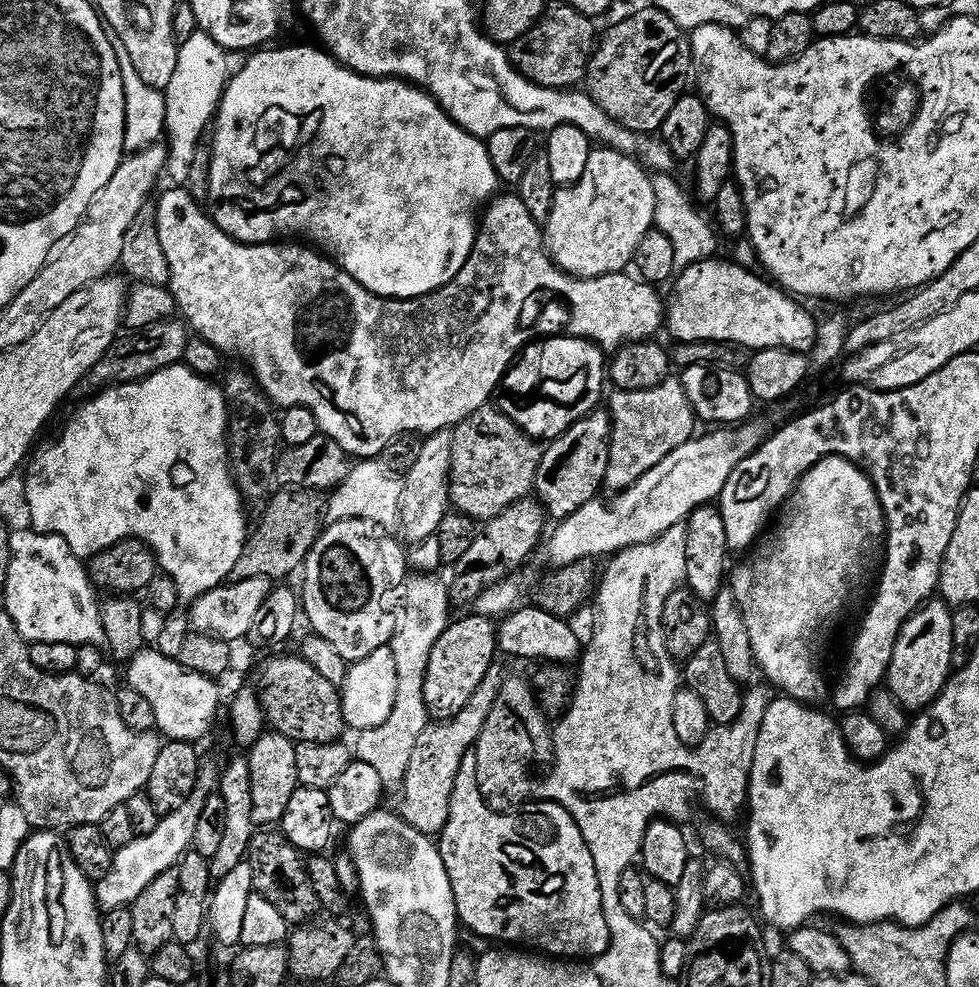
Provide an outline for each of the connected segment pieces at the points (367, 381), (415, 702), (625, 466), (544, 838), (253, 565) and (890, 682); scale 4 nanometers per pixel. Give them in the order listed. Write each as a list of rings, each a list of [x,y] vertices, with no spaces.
[[[172,186],[169,189],[161,198],[160,205],[155,206],[154,213],[158,237],[161,238],[162,250],[165,251],[169,263],[172,296],[176,299],[179,315],[186,321],[187,327],[195,335],[210,342],[210,346],[217,348],[225,357],[241,356],[249,364],[247,367],[254,373],[257,384],[273,405],[284,410],[305,407],[306,410],[312,411],[317,419],[319,431],[338,442],[338,446],[342,446],[342,450],[352,458],[379,457],[392,440],[408,433],[431,434],[444,429],[455,429],[457,424],[470,418],[474,410],[478,410],[495,397],[496,387],[502,382],[502,378],[508,375],[508,369],[513,367],[516,357],[537,338],[578,336],[591,340],[593,344],[598,344],[605,350],[615,350],[623,348],[626,344],[653,339],[657,335],[655,332],[662,328],[666,320],[666,304],[665,301],[664,304],[660,301],[660,296],[656,293],[659,291],[652,284],[641,282],[635,275],[632,277],[628,276],[629,274],[617,274],[582,280],[556,267],[544,246],[541,225],[531,216],[530,211],[526,210],[525,203],[517,194],[497,195],[483,209],[470,258],[466,266],[462,266],[460,273],[446,286],[420,296],[417,300],[393,300],[367,292],[353,276],[343,272],[329,257],[311,247],[301,246],[296,242],[241,244],[233,236],[227,236],[211,215],[184,191],[183,187]]]
[[[412,572],[407,575],[402,589],[399,629],[392,636],[390,645],[398,671],[398,691],[394,710],[382,726],[359,733],[359,740],[354,744],[357,759],[374,767],[381,775],[385,791],[390,794],[394,791],[397,793],[403,787],[412,750],[418,737],[430,723],[428,707],[425,704],[426,668],[435,643],[449,626],[449,609],[452,608],[449,585],[440,576],[436,572]]]
[[[669,378],[652,390],[615,389],[608,398],[612,420],[611,448],[605,474],[605,487],[612,492],[628,489],[662,462],[667,454],[695,437],[698,418],[685,394],[683,381]]]
[[[472,750],[462,758],[461,769],[458,770],[454,782],[453,796],[450,798],[449,820],[438,835],[438,847],[442,862],[446,866],[446,874],[450,874],[450,886],[454,890],[459,923],[463,927],[465,924],[474,935],[485,936],[488,940],[505,940],[508,943],[505,945],[508,946],[527,946],[552,958],[584,958],[580,956],[595,958],[601,956],[610,946],[610,926],[606,926],[606,914],[602,910],[602,890],[598,882],[598,870],[594,866],[594,854],[590,854],[590,846],[586,846],[586,838],[582,838],[582,830],[578,830],[578,822],[574,822],[574,818],[562,805],[551,802],[532,802],[523,810],[513,812],[492,812],[478,790],[475,754]]]
[[[282,488],[273,493],[263,509],[264,516],[257,530],[255,527],[249,535],[237,565],[228,575],[229,583],[237,584],[265,575],[274,582],[280,582],[288,574],[297,573],[322,530],[320,516],[322,520],[325,506],[325,501],[317,493],[304,489]]]
[[[933,598],[917,610],[902,626],[898,642],[894,646],[894,658],[886,677],[886,687],[901,706],[912,714],[929,708],[944,692],[954,675],[954,622],[952,608],[939,598]]]

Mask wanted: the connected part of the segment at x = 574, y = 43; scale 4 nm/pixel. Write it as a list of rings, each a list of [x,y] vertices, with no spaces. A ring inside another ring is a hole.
[[[560,2],[547,9],[539,22],[525,36],[518,38],[507,49],[508,58],[519,72],[543,88],[572,90],[585,79],[588,61],[598,43],[598,31],[593,17],[583,16],[567,2]]]

